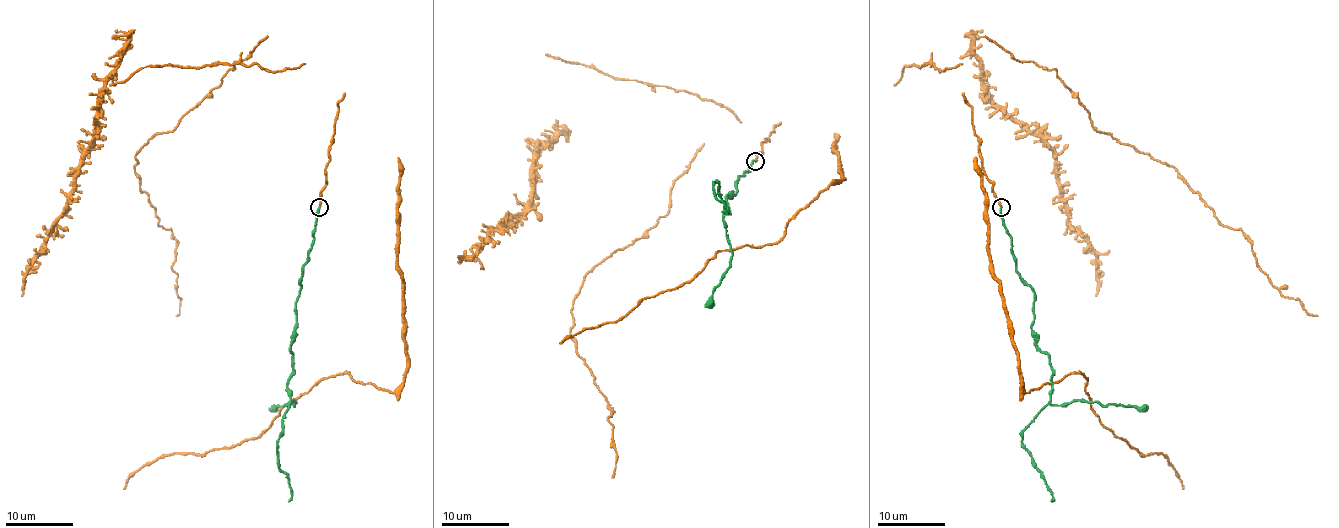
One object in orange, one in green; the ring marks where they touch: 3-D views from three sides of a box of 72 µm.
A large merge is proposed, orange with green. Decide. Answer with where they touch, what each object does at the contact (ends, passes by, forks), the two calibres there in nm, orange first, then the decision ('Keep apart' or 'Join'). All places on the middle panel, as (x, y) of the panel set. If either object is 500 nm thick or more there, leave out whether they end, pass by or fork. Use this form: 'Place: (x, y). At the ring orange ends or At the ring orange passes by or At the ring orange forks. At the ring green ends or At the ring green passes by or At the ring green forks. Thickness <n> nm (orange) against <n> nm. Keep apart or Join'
Place: (755, 161). At the ring orange ends. At the ring green ends. Thickness 160 nm (orange) against 220 nm. Join

